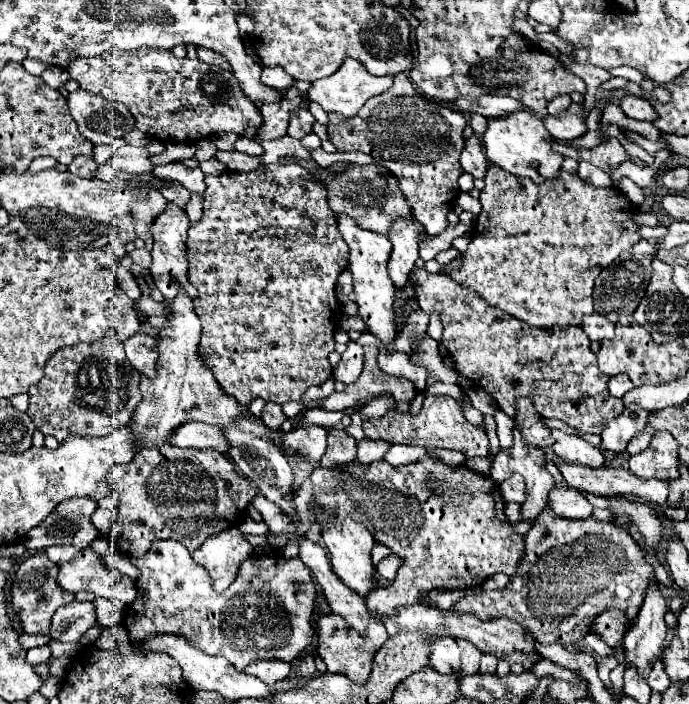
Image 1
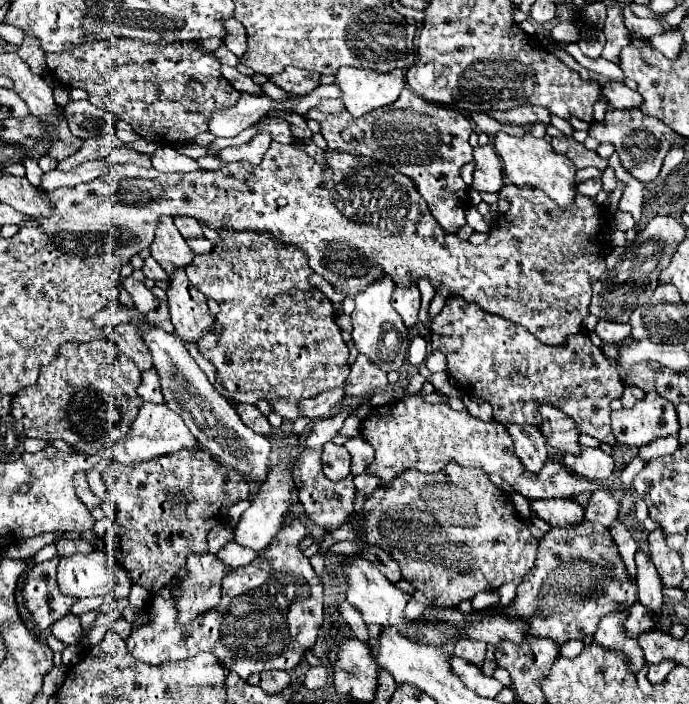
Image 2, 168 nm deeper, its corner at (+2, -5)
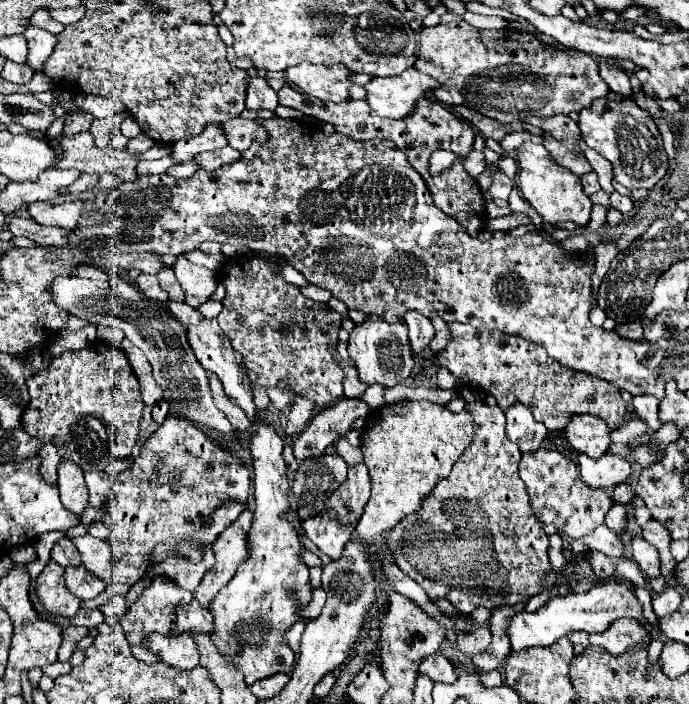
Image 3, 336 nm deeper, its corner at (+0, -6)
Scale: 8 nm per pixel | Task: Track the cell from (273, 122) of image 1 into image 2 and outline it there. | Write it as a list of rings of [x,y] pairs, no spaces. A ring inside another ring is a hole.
[[[258,133],[256,137],[252,137],[248,143],[244,145],[236,145],[236,147],[226,147],[222,149],[218,155],[224,161],[248,161],[248,163],[260,163],[266,149],[270,147],[272,137],[268,133]]]

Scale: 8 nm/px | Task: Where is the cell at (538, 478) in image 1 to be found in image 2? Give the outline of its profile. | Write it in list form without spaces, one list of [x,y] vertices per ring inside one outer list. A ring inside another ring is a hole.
[[[506,425],[514,441],[514,453],[522,461],[524,469],[530,473],[538,473],[548,459],[546,441],[536,425]]]

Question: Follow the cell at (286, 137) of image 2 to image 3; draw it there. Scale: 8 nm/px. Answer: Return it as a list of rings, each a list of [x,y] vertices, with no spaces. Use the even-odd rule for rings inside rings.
[[[232,118],[222,124],[222,130],[224,130],[224,136],[228,138],[228,146],[236,150],[246,150],[250,142],[264,142],[268,138],[264,128],[258,126],[254,120]]]

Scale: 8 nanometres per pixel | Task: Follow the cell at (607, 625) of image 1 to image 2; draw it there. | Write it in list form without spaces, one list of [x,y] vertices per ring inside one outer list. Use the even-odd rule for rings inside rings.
[[[636,601],[630,609],[630,617],[626,619],[626,633],[630,633],[630,637],[638,639],[638,633],[652,631],[654,627],[656,625],[654,625],[654,619],[652,619],[652,613]]]

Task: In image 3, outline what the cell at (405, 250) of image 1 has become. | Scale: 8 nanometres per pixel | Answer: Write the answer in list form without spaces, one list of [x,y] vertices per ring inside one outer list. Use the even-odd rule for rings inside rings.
[[[414,310],[406,314],[406,326],[408,326],[408,340],[412,346],[412,354],[420,356],[434,338],[434,326],[428,318],[424,318]]]

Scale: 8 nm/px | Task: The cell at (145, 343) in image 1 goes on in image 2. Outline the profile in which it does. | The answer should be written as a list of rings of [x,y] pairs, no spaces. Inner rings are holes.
[[[154,367],[142,373],[142,383],[140,383],[140,387],[138,387],[138,395],[140,395],[144,401],[164,403],[162,389],[160,389],[160,381],[158,381],[158,373],[154,373]]]

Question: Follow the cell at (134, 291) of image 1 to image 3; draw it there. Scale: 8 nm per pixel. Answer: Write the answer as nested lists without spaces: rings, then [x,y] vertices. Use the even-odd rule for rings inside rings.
[[[140,274],[136,279],[136,284],[139,289],[148,296],[148,298],[152,298],[152,300],[158,300],[158,302],[164,302],[166,298],[168,298],[168,292],[166,290],[162,290],[160,286],[158,286],[158,278],[154,275],[149,274]],[[140,280],[148,280],[146,284],[140,284]]]

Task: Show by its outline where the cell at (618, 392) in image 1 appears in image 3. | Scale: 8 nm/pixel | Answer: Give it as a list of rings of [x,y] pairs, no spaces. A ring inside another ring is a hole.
[[[636,396],[634,398],[636,416],[642,418],[652,432],[660,430],[660,426],[662,426],[662,422],[658,418],[658,404],[660,404],[660,400],[656,396]]]

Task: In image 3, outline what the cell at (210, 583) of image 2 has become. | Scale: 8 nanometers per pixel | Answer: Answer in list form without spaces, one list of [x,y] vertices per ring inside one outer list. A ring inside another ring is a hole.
[[[158,576],[158,578],[152,578],[150,586],[142,592],[142,596],[130,606],[130,610],[120,618],[120,624],[122,624],[122,630],[126,634],[126,640],[132,644],[132,646],[142,646],[144,640],[148,638],[148,634],[152,632],[158,632],[158,634],[168,634],[170,632],[170,626],[172,626],[172,620],[174,620],[174,612],[176,612],[176,606],[182,606],[182,604],[190,604],[190,594],[186,590],[182,590],[180,586],[176,586],[170,578],[166,576]]]

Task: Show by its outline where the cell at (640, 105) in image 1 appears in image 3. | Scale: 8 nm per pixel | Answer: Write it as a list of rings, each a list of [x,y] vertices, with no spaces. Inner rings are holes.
[[[600,60],[600,62],[598,62],[598,72],[600,72],[600,76],[604,78],[604,82],[610,86],[612,92],[626,94],[626,96],[632,94],[628,74],[626,74],[618,64],[614,64],[612,60]]]

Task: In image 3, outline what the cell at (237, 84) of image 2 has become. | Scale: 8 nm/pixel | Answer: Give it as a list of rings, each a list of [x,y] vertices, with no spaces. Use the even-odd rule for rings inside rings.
[[[248,77],[245,106],[248,110],[274,110],[278,106],[276,92],[261,77]]]

